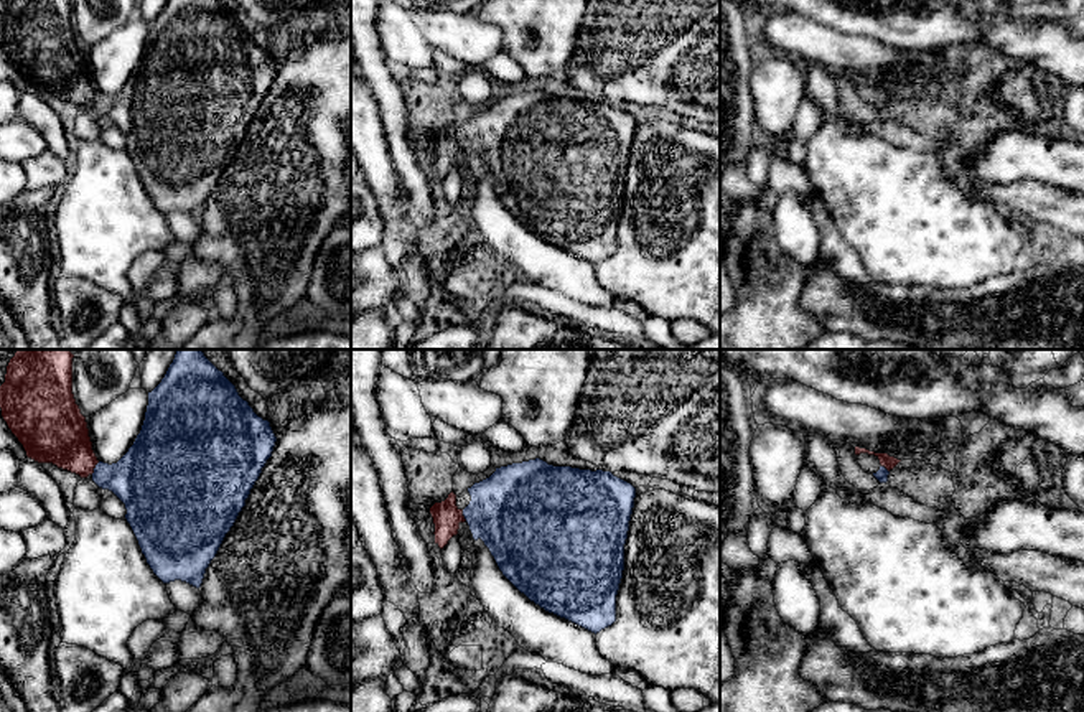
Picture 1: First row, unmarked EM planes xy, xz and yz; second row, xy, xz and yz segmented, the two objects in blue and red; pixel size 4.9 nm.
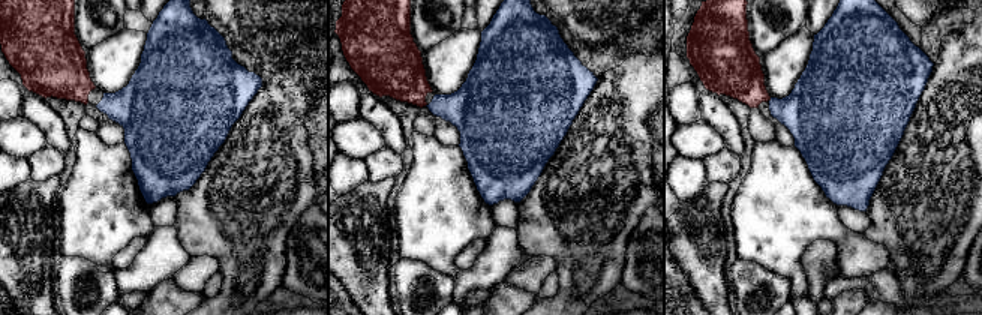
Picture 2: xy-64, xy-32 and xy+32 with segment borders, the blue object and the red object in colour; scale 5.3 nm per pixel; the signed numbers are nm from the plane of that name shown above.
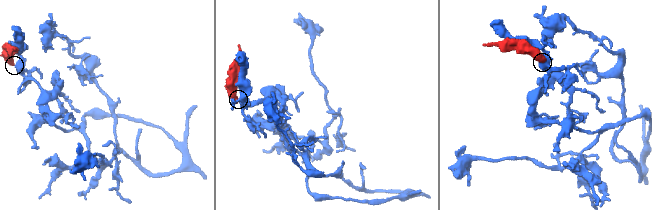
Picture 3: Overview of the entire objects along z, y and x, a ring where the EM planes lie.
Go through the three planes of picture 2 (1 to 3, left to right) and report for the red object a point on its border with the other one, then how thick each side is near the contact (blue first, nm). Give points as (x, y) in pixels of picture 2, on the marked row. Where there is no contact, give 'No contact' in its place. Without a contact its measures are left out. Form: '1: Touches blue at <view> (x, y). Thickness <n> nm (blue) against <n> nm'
1: No contact
2: No contact
3: Touches blue at xy+32 (771, 99). Thickness 340 nm (blue) against 280 nm

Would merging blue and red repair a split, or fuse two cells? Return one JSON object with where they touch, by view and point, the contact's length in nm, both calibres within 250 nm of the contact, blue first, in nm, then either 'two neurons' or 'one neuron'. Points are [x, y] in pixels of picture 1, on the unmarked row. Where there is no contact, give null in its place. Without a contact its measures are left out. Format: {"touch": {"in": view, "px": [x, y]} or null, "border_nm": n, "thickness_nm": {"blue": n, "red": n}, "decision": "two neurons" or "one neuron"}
{"touch": {"in": "xy", "px": [94, 99]}, "border_nm": 80, "thickness_nm": {"blue": 300, "red": 300}, "decision": "one neuron"}

